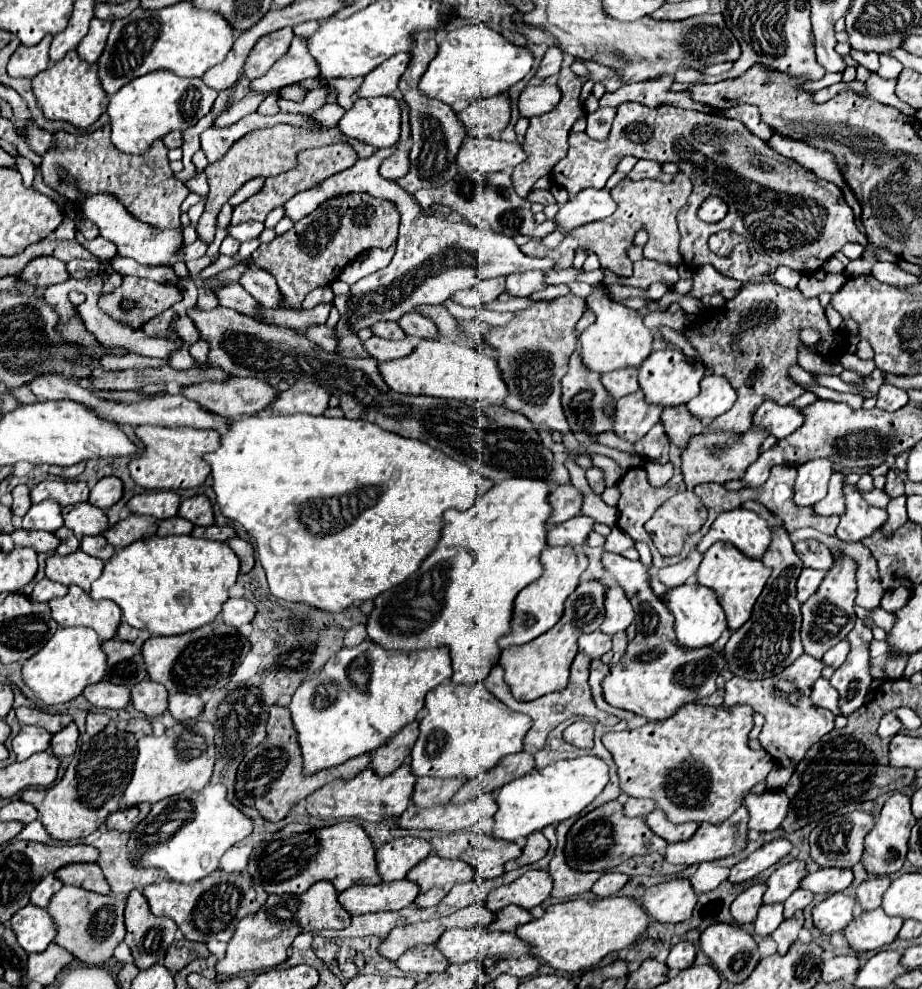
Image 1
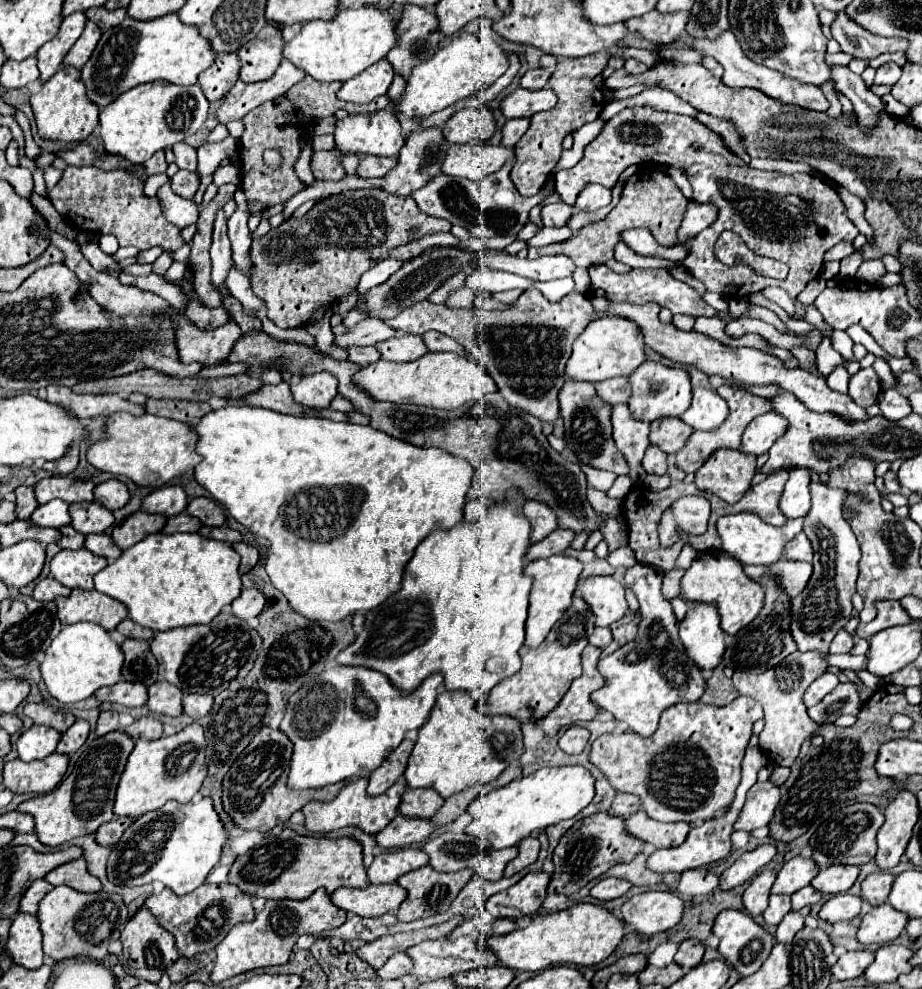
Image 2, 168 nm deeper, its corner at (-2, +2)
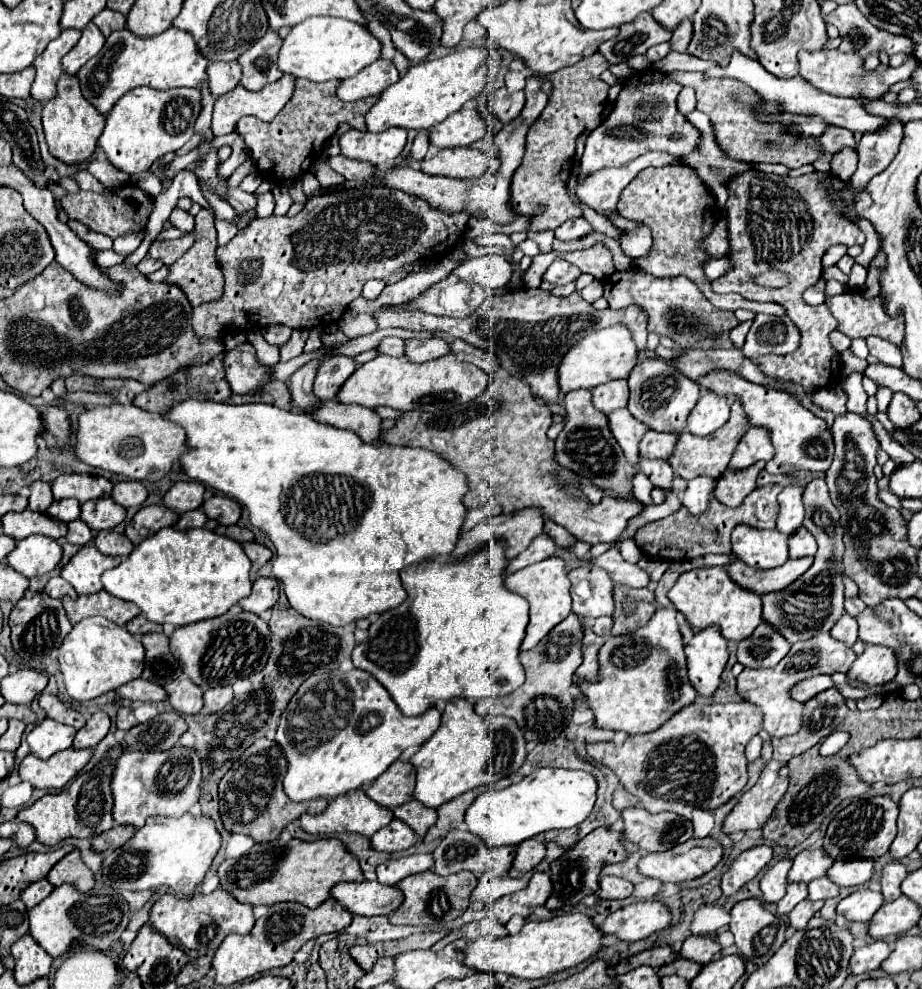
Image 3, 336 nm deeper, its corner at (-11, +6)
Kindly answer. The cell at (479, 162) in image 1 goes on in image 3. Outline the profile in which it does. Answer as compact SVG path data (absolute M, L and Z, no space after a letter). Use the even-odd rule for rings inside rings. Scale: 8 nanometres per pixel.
M472 147L440 149L434 157L424 159L420 165L420 169L428 175L442 175L456 179L482 177L488 169L496 171L498 167L500 161L496 161L496 157L488 157L480 149L472 149Z

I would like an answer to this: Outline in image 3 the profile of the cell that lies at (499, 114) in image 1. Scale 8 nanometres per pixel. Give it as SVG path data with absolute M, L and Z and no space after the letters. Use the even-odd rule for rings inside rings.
M460 109L430 129L430 143L438 149L468 147L486 135L486 123L476 109Z

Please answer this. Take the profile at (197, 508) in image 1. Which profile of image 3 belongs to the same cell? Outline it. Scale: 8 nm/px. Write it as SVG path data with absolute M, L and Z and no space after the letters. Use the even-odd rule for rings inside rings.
M216 495L216 497L210 497L208 501L204 501L202 511L210 519L216 519L222 525L236 525L242 515L242 507L234 499L222 497L222 495Z

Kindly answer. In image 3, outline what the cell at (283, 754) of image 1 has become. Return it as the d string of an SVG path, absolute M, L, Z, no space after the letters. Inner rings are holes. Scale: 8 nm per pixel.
M256 739L242 757L230 767L230 771L220 781L220 817L222 825L230 833L242 833L252 837L256 843L274 841L280 831L296 821L302 813L318 815L326 809L328 801L304 801L300 805L288 801L282 789L282 777L286 773L286 761L280 747L268 739Z

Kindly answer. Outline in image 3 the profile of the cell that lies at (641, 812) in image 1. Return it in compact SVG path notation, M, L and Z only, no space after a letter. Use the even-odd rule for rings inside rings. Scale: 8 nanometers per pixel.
M618 785L616 791L614 791L614 795L612 795L612 807L618 809L618 811L622 811L626 807L636 807L636 805L638 805L636 797L632 797L622 785Z

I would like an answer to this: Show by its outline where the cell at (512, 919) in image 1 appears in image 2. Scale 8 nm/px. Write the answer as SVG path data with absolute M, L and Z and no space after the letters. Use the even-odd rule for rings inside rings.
M501 917L501 919L495 919L491 935L507 935L507 933L511 933L511 929L517 929L517 923L513 919Z

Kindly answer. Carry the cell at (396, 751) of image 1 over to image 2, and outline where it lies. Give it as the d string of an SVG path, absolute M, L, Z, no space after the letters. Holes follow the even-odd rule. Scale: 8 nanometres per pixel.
M403 739L401 745L389 753L389 757L369 775L369 795L381 795L387 787L391 787L405 771L407 767L407 759L413 751L413 741L411 739Z

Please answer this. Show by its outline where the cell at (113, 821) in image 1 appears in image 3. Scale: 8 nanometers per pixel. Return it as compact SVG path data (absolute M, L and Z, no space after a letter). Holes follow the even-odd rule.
M114 825L110 831L92 837L92 851L104 853L104 851L114 851L120 849L130 837L134 835L134 829L130 825Z

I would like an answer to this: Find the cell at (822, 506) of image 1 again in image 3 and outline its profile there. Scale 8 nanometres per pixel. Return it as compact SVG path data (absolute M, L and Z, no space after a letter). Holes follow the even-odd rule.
M738 525L732 531L732 553L754 569L774 569L788 561L788 535Z

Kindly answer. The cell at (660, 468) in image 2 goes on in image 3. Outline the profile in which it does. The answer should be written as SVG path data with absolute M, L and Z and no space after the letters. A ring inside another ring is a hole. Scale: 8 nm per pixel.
M642 459L640 461L640 471L652 481L652 485L656 489L670 489L672 487L672 479L674 479L674 473L672 473L672 467L668 465L668 461L648 461L648 459Z

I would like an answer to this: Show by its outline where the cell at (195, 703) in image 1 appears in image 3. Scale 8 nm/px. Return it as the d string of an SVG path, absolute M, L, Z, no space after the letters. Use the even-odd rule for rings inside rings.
M214 687L204 693L204 705L208 711L220 711L232 701L232 687Z

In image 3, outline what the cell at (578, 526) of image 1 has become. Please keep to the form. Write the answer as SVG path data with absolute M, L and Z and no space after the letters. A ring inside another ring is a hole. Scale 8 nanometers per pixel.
M542 533L542 535L534 537L532 543L530 543L518 557L514 557L514 559L506 565L506 575L516 573L518 569L524 569L524 567L528 567L528 565L532 565L532 563L536 563L536 561L548 559L548 557L554 555L554 551L556 551L554 541L552 541L548 535Z

